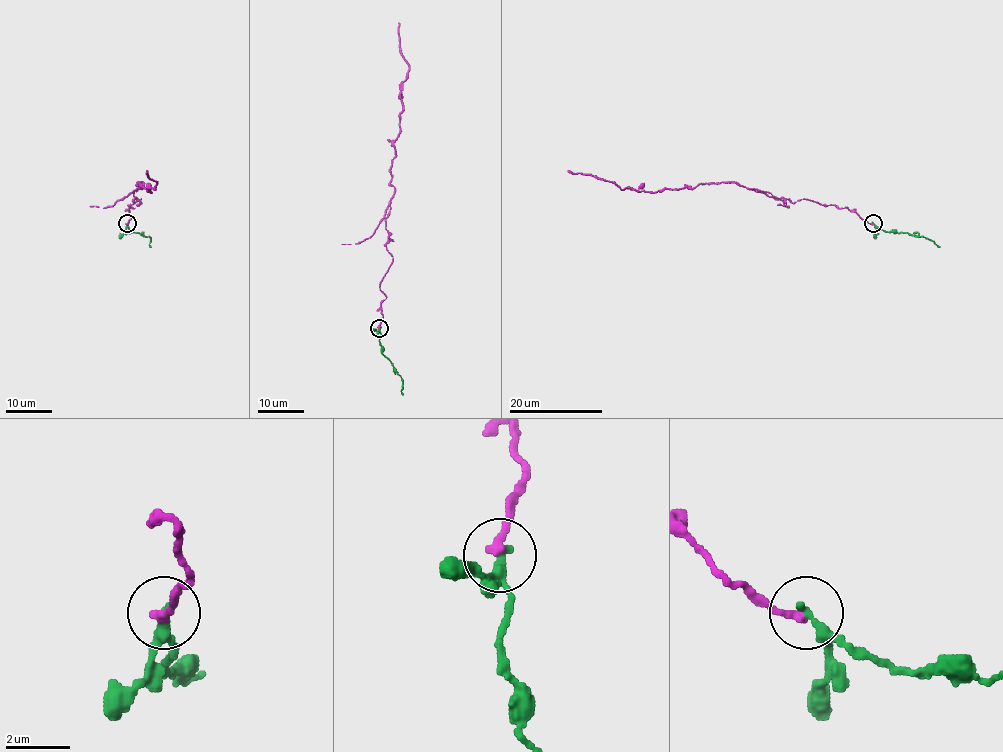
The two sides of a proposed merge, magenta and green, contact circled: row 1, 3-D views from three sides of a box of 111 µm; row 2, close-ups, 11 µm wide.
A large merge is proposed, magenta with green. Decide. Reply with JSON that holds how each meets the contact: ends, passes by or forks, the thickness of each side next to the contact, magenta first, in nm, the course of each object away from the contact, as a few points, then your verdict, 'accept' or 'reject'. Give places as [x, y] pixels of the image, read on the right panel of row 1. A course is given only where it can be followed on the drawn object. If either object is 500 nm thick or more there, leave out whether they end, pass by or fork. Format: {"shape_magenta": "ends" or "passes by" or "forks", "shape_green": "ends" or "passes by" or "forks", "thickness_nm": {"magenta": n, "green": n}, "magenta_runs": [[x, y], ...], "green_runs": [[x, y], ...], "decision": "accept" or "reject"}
{"shape_magenta": "ends", "shape_green": "passes by", "thickness_nm": {"magenta": 320, "green": 240}, "magenta_runs": [[872, 223], [846, 207], [806, 199], [791, 202], [735, 183], [647, 192], [621, 190], [613, 183], [568, 170]], "green_runs": [[872, 223], [886, 231], [932, 240], [940, 247]], "decision": "accept"}

